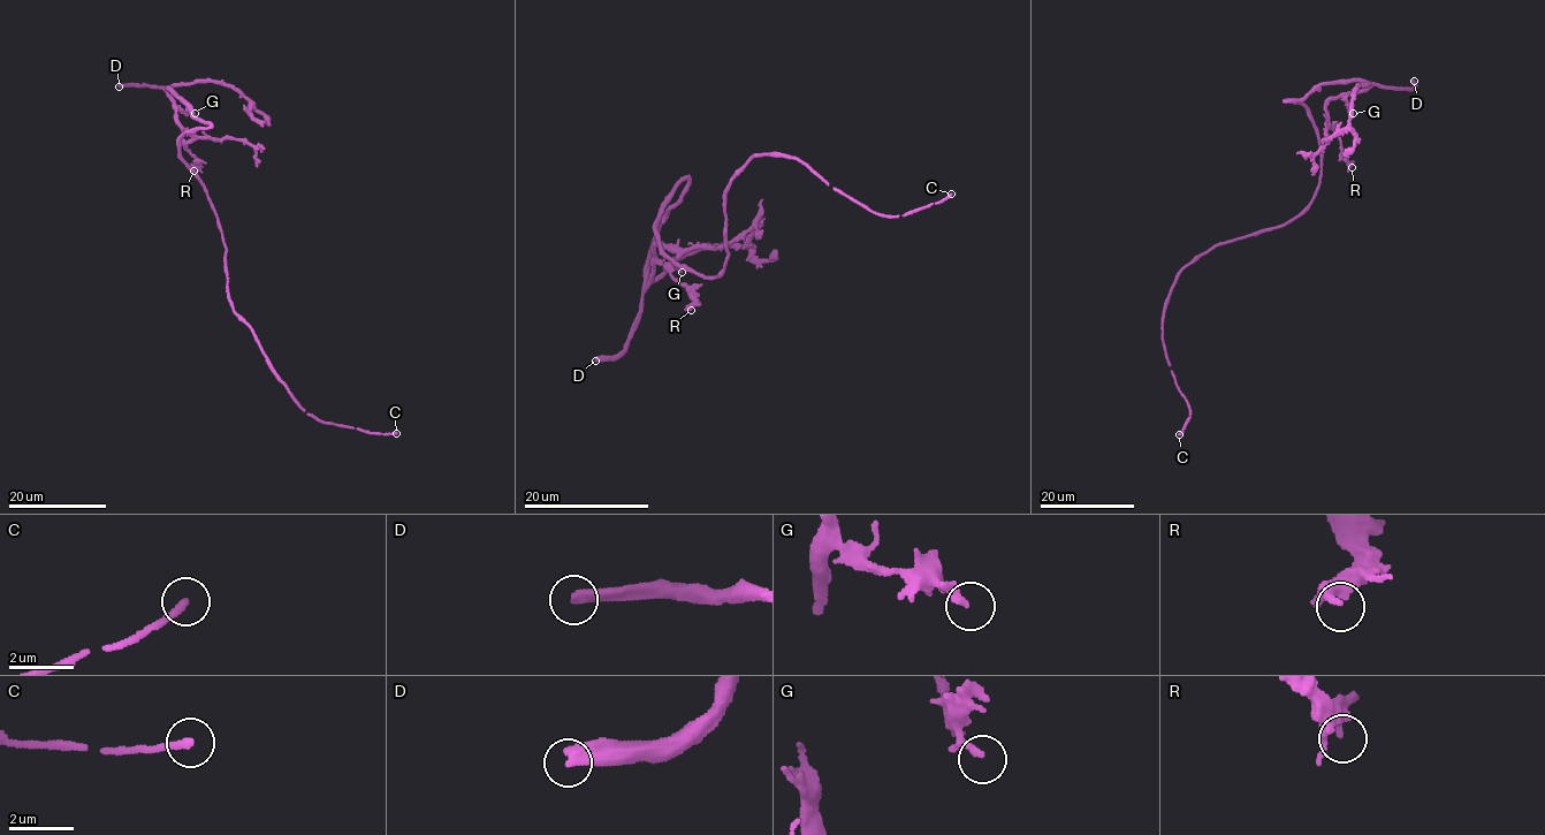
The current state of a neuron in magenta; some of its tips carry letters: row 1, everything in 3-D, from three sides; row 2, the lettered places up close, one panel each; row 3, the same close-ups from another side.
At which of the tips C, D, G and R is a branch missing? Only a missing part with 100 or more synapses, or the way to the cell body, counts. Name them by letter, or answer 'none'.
D

